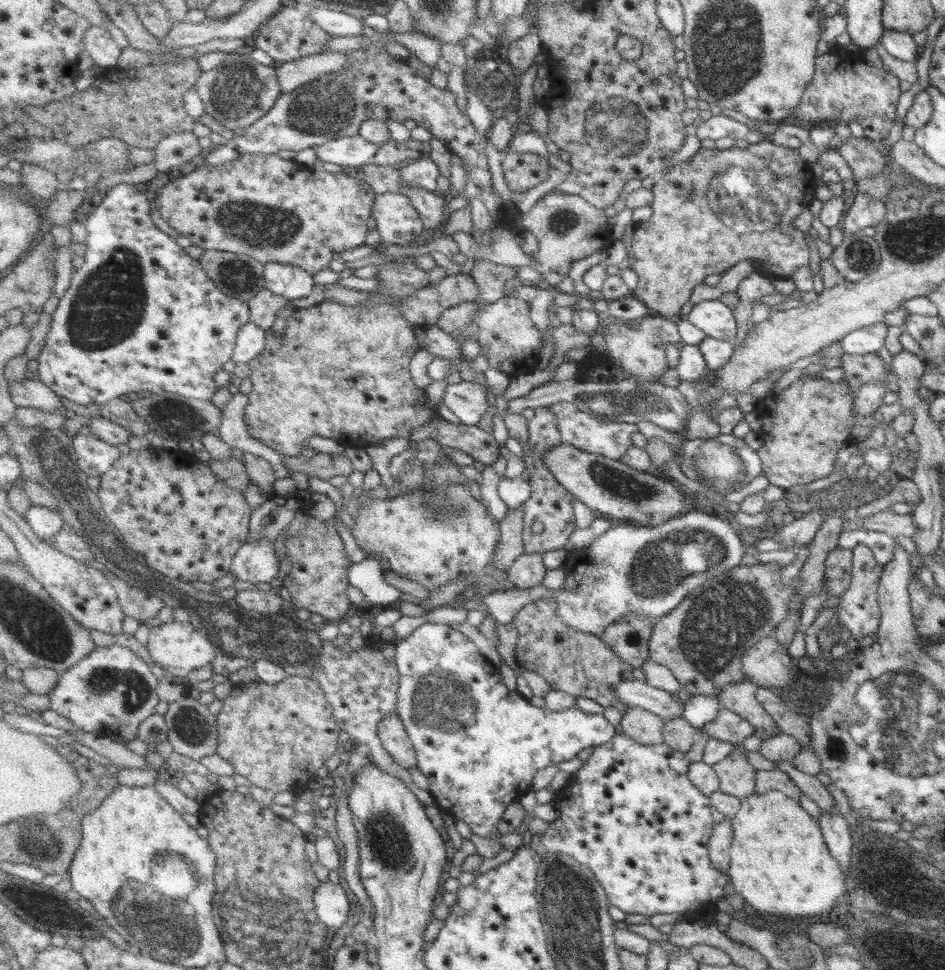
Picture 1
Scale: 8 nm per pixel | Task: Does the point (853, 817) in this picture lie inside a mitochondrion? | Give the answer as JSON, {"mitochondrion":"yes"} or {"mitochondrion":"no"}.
{"mitochondrion":"no"}

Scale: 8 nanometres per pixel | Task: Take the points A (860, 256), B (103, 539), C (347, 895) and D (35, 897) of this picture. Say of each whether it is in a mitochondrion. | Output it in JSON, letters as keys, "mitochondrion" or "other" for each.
{"A":"mitochondrion","B":"mitochondrion","C":"other","D":"other"}

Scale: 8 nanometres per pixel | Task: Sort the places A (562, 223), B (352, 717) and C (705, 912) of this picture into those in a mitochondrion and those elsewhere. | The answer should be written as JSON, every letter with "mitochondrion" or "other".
{"A":"mitochondrion","B":"other","C":"other"}

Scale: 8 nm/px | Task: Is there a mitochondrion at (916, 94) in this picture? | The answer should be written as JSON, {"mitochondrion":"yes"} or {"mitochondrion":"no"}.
{"mitochondrion":"no"}

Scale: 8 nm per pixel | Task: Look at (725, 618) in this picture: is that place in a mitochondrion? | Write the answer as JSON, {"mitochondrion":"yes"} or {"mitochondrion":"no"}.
{"mitochondrion":"yes"}

